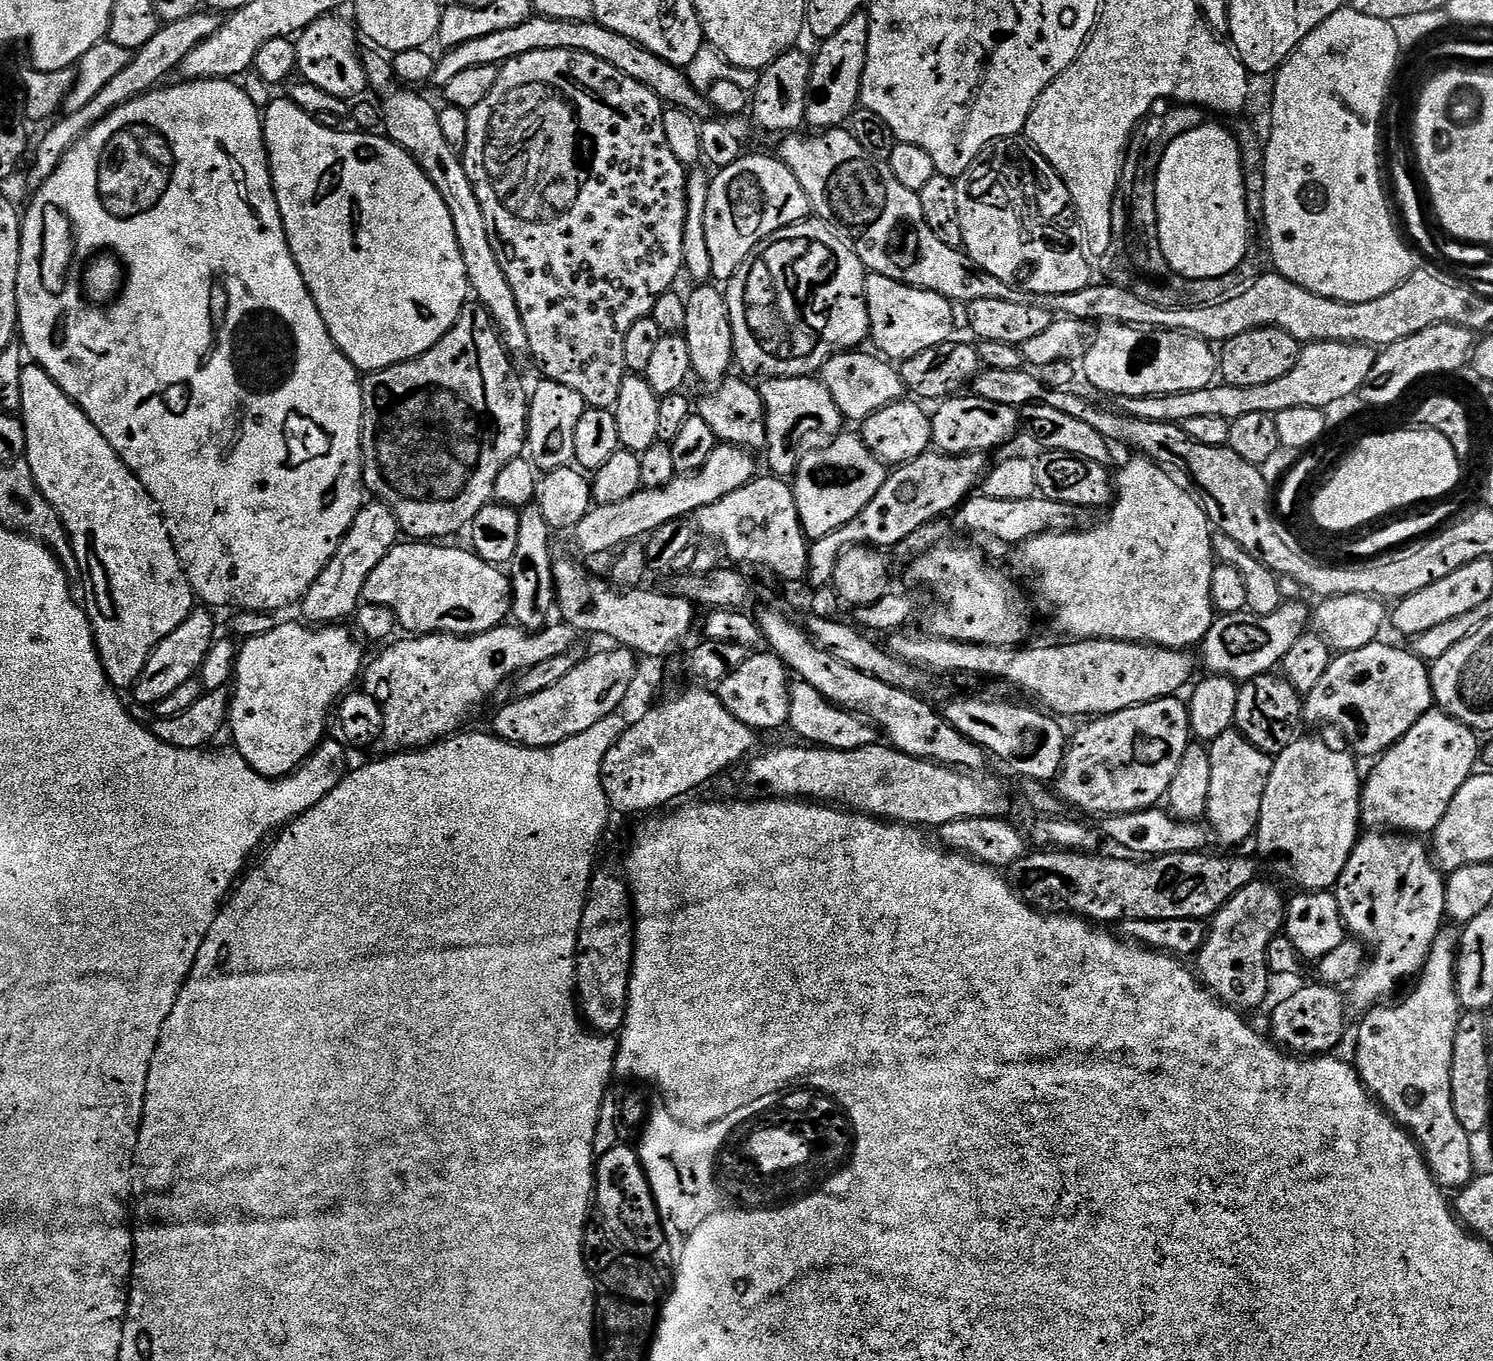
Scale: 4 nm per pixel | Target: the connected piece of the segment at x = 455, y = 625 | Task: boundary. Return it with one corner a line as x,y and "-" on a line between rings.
398,542
366,578
363,601
367,605
390,607
399,627
414,636
449,633
472,637
503,625
512,607
509,577
471,549
442,545

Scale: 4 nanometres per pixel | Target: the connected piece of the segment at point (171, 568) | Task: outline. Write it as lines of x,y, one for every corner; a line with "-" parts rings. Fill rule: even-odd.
35,362
25,363
22,370
22,406
19,415
26,430
26,459
42,494
62,518
64,529
72,539
72,549
80,564
82,580
88,583
86,611
96,633
96,649
116,689
131,689
144,673
152,651
197,607
198,597
184,573
176,548
164,525
159,507
142,482
120,460
120,455
102,438
100,431
86,414
50,378
50,374

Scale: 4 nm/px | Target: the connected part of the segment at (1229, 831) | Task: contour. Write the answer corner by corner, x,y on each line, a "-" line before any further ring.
1237,730
1222,734
1211,741
1210,798
1208,799
1207,823
1211,831
1224,844
1240,844
1251,837
1260,823
1262,794
1270,778
1273,757
1264,753

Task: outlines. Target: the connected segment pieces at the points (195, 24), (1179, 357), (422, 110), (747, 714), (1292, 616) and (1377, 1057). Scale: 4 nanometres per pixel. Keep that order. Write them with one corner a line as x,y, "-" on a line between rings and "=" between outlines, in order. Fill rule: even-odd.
198,10
178,22
170,22
160,27
154,34
154,38
150,38
150,42
146,42
146,46
135,49
132,61
128,63
126,70
121,70
111,82
106,82
106,86
102,86
102,90
98,90
98,94
94,94
91,102
86,102
86,106
82,106
82,110
63,115
61,117
63,119
58,124
51,125
53,128
41,138
40,145
37,148
35,145
34,155
31,157
31,160
33,159
32,169
28,172
29,182
33,186
45,184
50,178
50,174
54,174
54,170
60,165
60,159
98,121
106,118
116,108
121,108
126,102
139,96
145,96
163,81
160,80
163,76
168,76
171,72
175,73
186,58
186,54
190,54
190,50
194,50
196,46
206,42
206,38
213,36
220,29
221,23
221,17
217,13
211,10
=
1104,322
1095,329
1092,344
1082,361
1082,376
1098,391
1109,392
1113,398
1202,390
1213,387
1218,376
1218,356
1212,348
1209,341
1188,332
=
361,51
360,61
366,70
368,88
376,91
377,97
384,96
383,131
389,140
402,146
402,150
414,157
426,178
430,178
434,190
442,194
442,202
446,202
446,210
450,210
450,222
454,222
454,234
458,238
458,250
462,250
462,262
466,262
469,289
474,293
475,299
492,315
505,348
512,354
527,353
526,326
522,326
522,314
518,314
514,290
510,290
510,282
506,282
506,274
502,274
498,254
494,254
490,230
486,226
486,214
482,214
482,206
478,206
478,194
474,194
474,186
464,169
461,153
453,149
442,136
437,105
434,106
426,97
419,96
416,93
419,91
398,86
391,59
383,51
368,51
372,52
=
760,650
749,655
733,673
718,684
718,695
726,710
730,710
730,714
734,714
738,722
746,722
746,726
761,733
768,732
771,728
785,727
788,724
790,714
788,676
790,677
789,669
775,652
=
1302,600
1287,601
1270,615
1236,612
1234,615
1217,617
1200,644
1203,667
1205,664
1209,673
1228,676
1237,682
1271,673
1283,663
1287,651
1309,629
1312,610
1305,604
=
1442,930
1436,936
1436,941
1432,944
1430,954
1426,958
1424,968
1420,971
1418,979
1415,981
1416,989
1405,998
1401,1004
1392,1004
1389,1008
1385,1006
1377,1006
1369,1008
1363,1013
1364,1021
1360,1024
1360,1029
1356,1032
1356,1060
1354,1059
1354,1067
1360,1074
1360,1080
1368,1087
1368,1091
1378,1101
1381,1108
1388,1113
1389,1116
1395,1118
1396,1123
1412,1137
1420,1146
1420,1151
1423,1152
1425,1161
1433,1173
1438,1177
1439,1183
1448,1190
1459,1190
1465,1184
1469,1184
1474,1178
1474,1169
1471,1162
1470,1154
1470,1138
1469,1134
1462,1128
1462,1124
1458,1122
1458,1118
1454,1114
1454,1098
1451,1097
1451,1059
1454,1055
1454,1038
1455,1028
1459,1024
1462,1015
1460,1007
1460,999
1456,997
1456,954
1458,951
1458,936
1454,931

